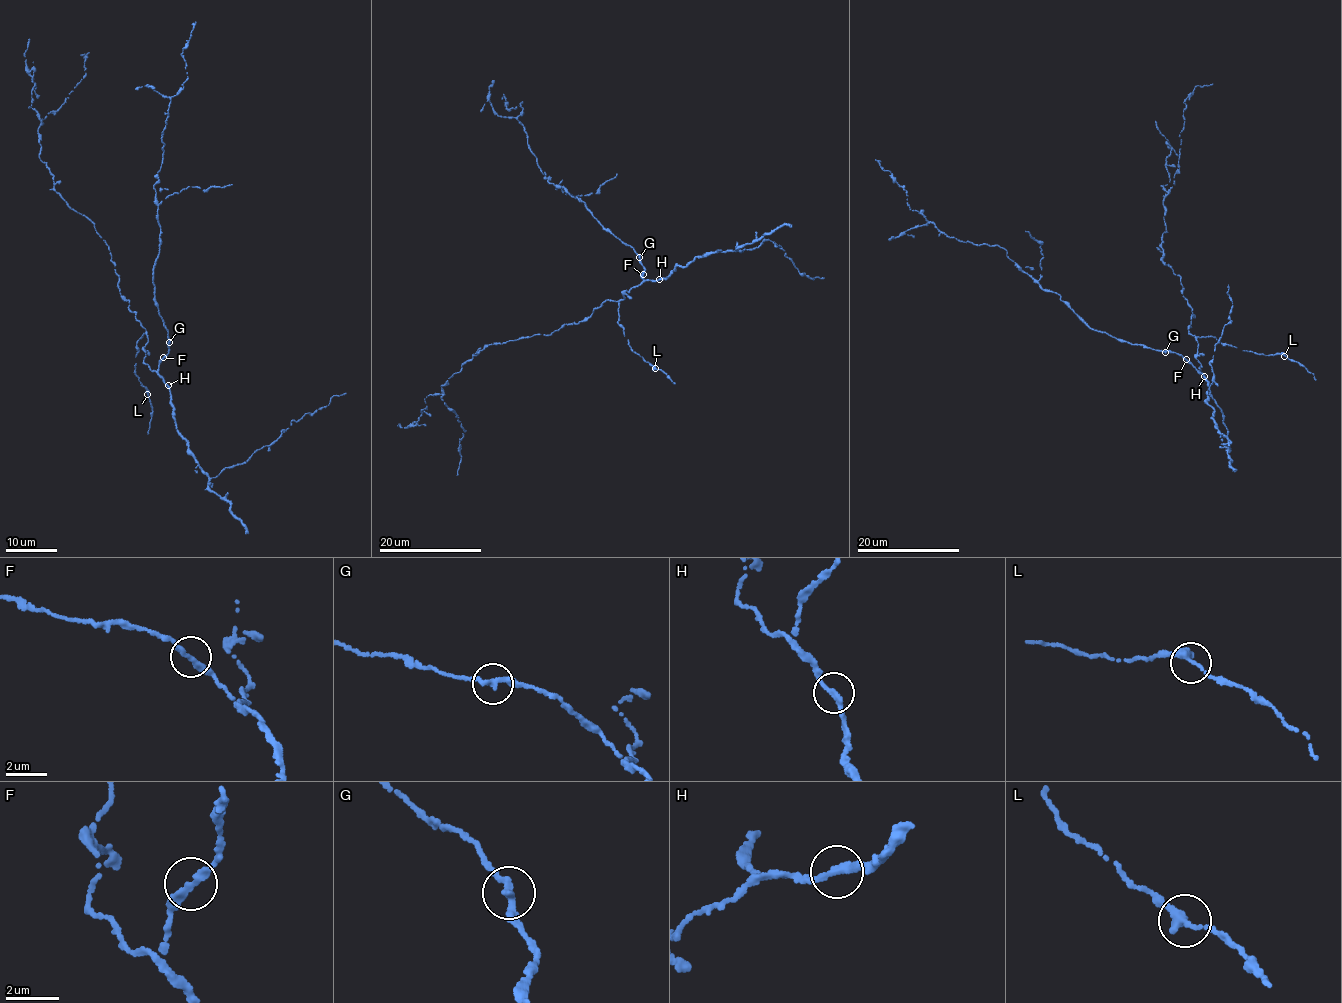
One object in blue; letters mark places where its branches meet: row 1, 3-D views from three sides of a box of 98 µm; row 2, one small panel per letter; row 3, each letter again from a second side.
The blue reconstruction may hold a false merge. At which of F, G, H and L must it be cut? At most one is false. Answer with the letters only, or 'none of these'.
none of these

